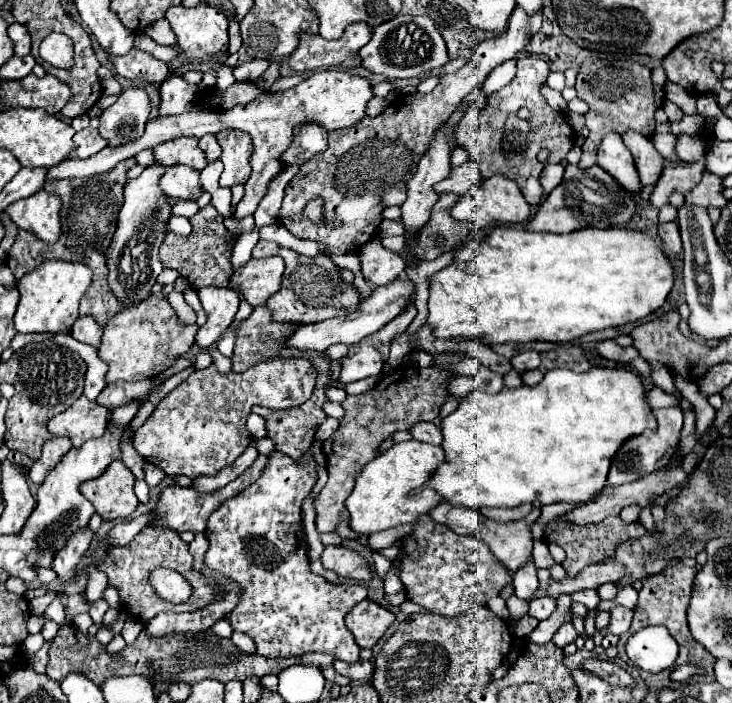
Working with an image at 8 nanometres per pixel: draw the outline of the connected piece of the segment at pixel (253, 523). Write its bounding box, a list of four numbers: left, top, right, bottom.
[205,452,367,664]

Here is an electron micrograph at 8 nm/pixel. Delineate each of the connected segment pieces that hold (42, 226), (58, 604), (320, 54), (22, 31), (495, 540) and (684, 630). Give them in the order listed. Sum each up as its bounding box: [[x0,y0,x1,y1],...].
[[5,190,61,244],[45,596,65,624],[289,22,371,72],[9,22,31,56],[473,508,541,572],[625,568,715,682]]

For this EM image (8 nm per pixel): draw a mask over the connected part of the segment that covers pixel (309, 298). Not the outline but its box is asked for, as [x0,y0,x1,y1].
[251,240,361,322]

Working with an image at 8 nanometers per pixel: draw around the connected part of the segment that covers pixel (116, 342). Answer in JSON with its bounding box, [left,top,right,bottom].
[99,292,199,384]

